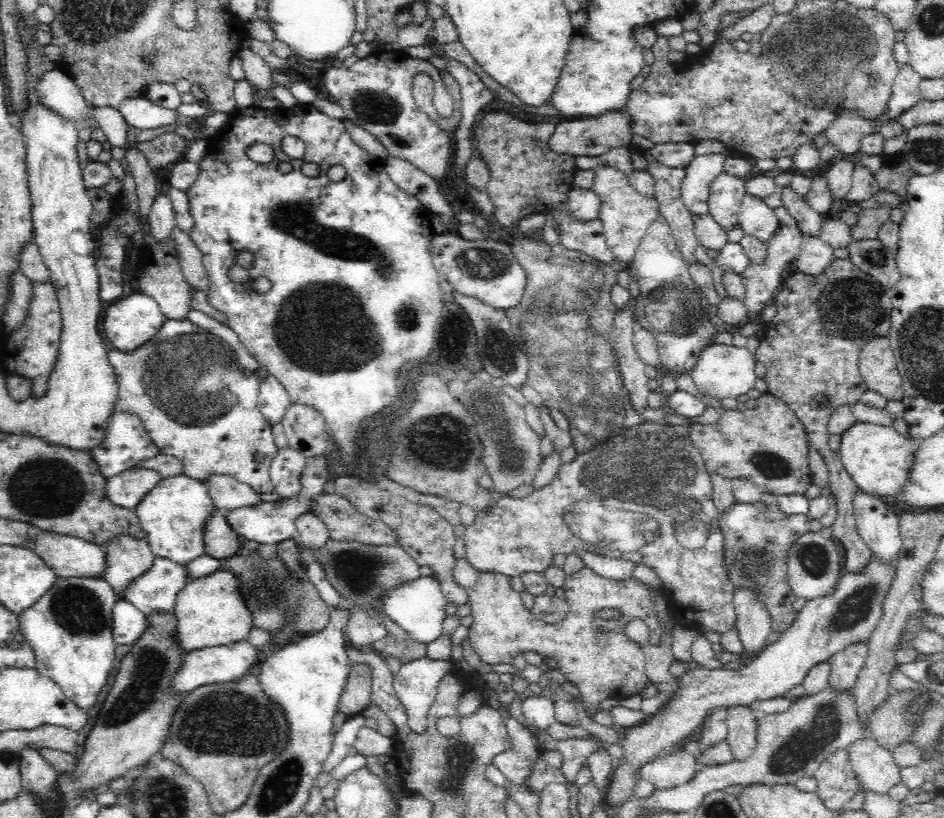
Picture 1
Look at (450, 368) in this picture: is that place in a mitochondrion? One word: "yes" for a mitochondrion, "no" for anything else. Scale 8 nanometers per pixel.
no

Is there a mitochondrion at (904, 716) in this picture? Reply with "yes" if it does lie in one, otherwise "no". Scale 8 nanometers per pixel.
yes

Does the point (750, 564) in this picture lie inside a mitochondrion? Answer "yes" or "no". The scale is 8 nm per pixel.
yes

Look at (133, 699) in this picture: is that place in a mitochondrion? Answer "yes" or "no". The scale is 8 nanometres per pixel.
yes

